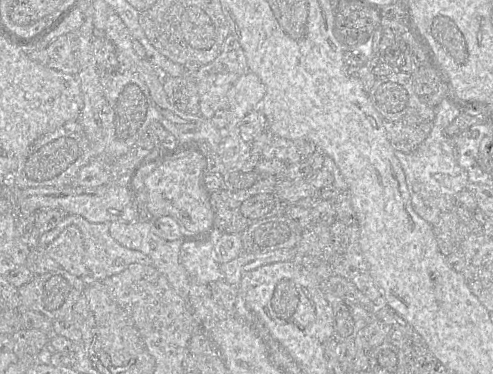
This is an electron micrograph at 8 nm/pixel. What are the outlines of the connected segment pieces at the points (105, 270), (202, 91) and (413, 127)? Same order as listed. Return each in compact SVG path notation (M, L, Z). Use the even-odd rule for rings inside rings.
M68 214L53 229L43 233L38 241L37 248L45 248L51 243L66 227L75 225L79 228L84 247L84 262L90 271L90 279L104 280L107 277L118 274L125 270L130 264L139 263L142 265L153 265L152 260L144 253L126 248L119 244L109 232L109 223L92 223L80 215Z
M230 34L227 36L227 38L225 39L222 45L222 51L213 62L202 66L195 74L187 75L187 76L193 76L194 81L197 85L198 94L199 94L200 115L210 120L216 111L228 110L229 90L232 87L232 85L238 80L238 78L247 72L249 72L249 68L247 66L247 60L243 52L243 49L241 48L236 38Z
M396 70L390 75L376 77L368 95L382 119L394 151L410 153L429 135L435 119L435 110L415 93L411 73Z

